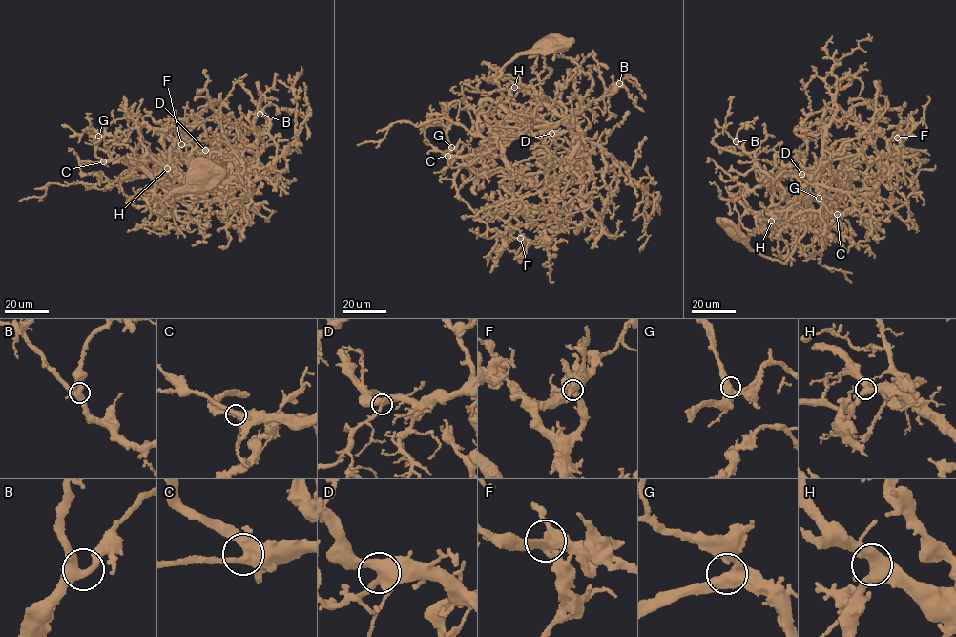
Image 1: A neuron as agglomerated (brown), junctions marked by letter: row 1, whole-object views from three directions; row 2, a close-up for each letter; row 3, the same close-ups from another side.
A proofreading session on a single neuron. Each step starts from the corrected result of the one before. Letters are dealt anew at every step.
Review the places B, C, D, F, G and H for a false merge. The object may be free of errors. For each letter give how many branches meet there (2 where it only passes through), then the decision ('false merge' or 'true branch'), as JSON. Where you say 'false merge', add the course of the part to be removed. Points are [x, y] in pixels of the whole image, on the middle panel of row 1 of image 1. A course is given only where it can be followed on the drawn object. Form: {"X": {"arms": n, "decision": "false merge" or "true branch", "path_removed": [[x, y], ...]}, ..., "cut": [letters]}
{"B": {"arms": 4, "decision": "true branch"}, "C": {"arms": 4, "decision": "true branch"}, "D": {"arms": 3, "decision": "true branch"}, "F": {"arms": 4, "decision": "true branch"}, "G": {"arms": 3, "decision": "true branch"}, "H": {"arms": 3, "decision": "true branch"}, "cut": []}

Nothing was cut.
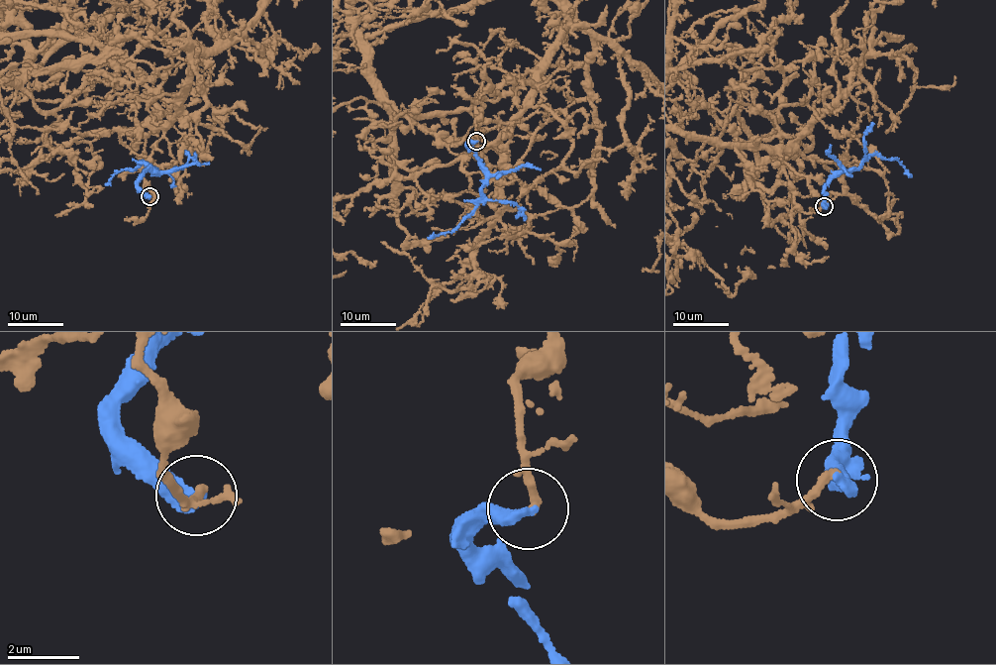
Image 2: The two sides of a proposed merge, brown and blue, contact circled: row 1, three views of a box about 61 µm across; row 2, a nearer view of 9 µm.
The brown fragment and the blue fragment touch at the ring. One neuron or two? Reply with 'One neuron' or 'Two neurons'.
Two neurons

